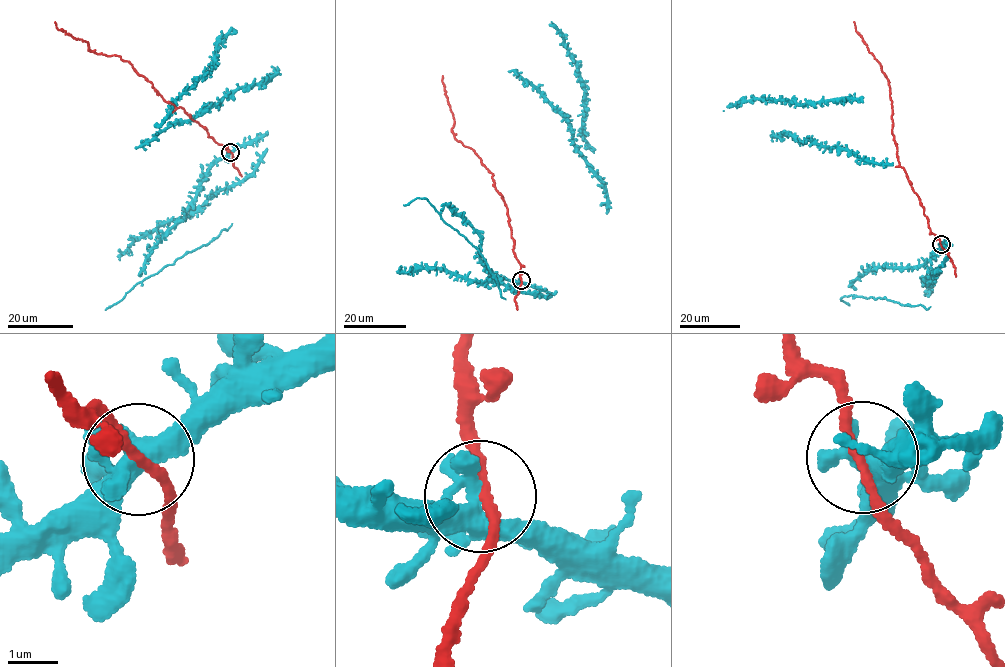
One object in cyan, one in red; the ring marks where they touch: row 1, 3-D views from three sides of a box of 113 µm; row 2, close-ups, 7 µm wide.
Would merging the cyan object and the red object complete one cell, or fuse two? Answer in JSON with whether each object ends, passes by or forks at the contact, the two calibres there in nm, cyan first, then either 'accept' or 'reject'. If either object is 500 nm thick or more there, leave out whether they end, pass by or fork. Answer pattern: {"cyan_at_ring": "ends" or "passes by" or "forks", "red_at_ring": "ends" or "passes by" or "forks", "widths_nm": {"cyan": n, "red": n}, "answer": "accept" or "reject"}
{"cyan_at_ring": "forks", "red_at_ring": "passes by", "widths_nm": {"cyan": 360, "red": 180}, "answer": "accept"}

